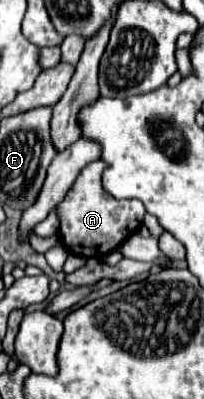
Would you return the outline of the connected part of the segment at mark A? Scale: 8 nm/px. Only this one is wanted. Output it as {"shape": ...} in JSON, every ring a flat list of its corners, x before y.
{"shape":[[100,160,88,164,80,172,76,184,72,186,72,192,68,192,64,202,56,208,60,220,58,234,62,238,64,248,70,254,82,258,102,258,116,250,124,240,138,232,146,214,146,208,144,204,140,204,140,200,112,200,112,196,108,196,108,192,104,192,102,188,102,170,104,164,100,164]]}

